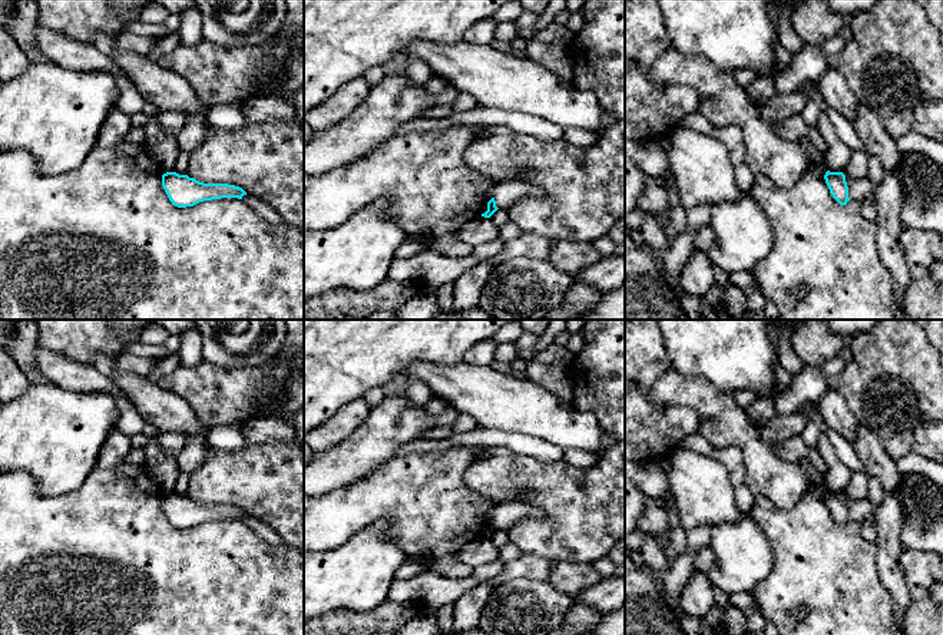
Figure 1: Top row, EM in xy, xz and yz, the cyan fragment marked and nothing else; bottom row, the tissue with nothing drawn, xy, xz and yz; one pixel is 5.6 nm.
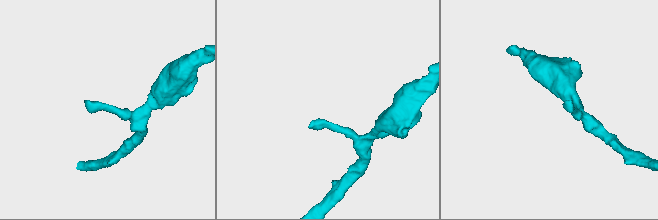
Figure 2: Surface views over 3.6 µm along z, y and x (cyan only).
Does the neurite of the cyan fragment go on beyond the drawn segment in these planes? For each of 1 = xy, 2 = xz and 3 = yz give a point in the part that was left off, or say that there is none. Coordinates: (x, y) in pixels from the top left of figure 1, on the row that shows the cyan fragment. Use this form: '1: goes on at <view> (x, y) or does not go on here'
1: does not go on here
2: does not go on here
3: does not go on here

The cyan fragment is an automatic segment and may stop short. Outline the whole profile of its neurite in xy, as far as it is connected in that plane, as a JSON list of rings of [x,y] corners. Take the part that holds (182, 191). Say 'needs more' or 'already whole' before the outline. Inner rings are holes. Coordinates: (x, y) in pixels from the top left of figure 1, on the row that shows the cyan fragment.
already whole | [[[166,172],[162,175],[162,186],[172,202],[178,208],[193,206],[204,201],[221,198],[242,199],[246,192],[235,185],[228,183],[204,183],[188,175]]]

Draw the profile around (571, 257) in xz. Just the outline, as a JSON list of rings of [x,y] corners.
[[[553,239],[547,255],[549,262],[575,278],[585,267],[596,264],[602,255],[593,242],[575,242],[568,239]]]

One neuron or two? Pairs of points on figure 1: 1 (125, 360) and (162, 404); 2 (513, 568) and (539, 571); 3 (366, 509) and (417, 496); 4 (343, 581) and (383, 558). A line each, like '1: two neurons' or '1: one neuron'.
1: two neurons
2: one neuron
3: one neuron
4: one neuron

